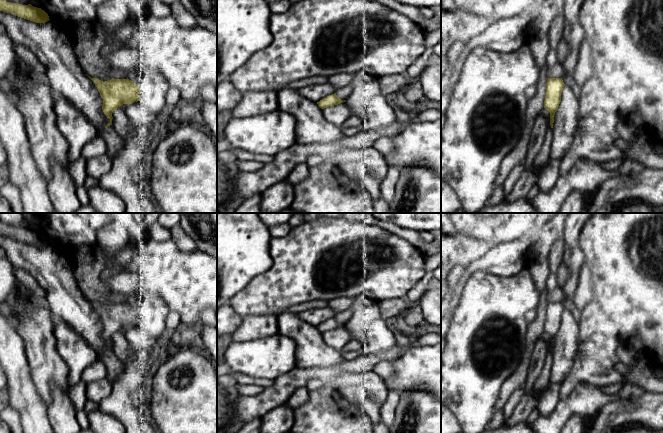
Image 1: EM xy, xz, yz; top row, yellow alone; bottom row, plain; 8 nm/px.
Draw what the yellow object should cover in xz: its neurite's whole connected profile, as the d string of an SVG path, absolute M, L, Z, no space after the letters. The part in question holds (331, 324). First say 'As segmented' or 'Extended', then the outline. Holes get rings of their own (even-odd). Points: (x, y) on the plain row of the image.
As segmented. M336 317L329 319L325 322L323 322L322 324L320 324L319 326L317 326L318 330L321 333L325 333L327 331L332 331L334 329L338 329L340 327L346 326L346 324L341 324Z

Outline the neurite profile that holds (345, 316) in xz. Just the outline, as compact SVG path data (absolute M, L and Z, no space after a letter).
M352 308L336 315L336 319L341 324L346 324L348 321L351 320L352 317L353 317L353 309Z

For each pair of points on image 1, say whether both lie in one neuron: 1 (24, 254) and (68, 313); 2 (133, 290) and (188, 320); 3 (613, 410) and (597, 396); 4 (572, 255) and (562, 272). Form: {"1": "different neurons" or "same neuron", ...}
{"1": "same neuron", "2": "different neurons", "3": "different neurons", "4": "different neurons"}

